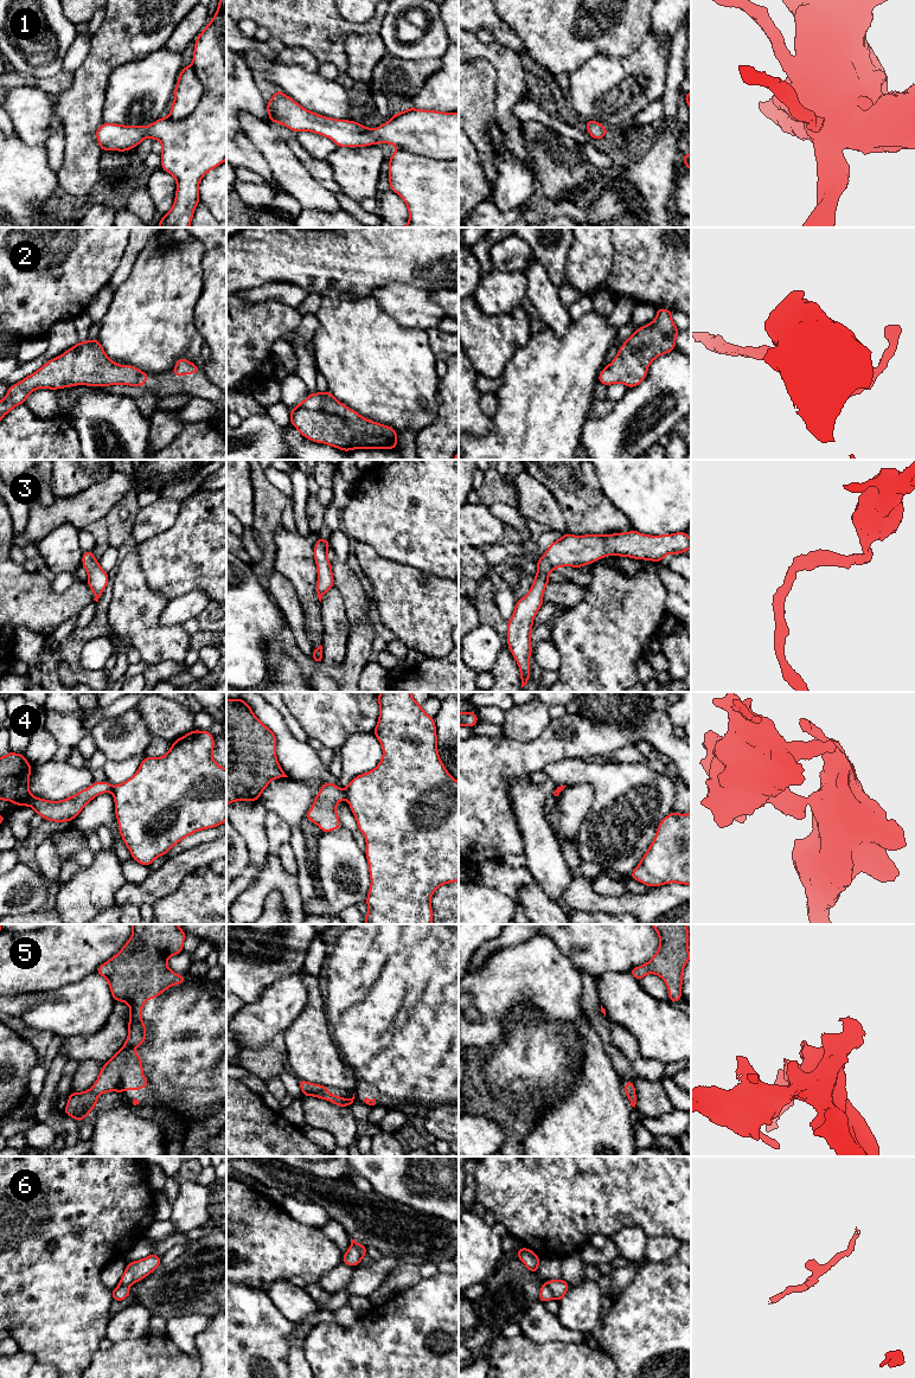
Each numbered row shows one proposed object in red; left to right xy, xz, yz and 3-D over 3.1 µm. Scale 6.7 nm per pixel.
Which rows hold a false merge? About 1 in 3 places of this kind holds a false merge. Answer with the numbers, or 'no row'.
4, 6

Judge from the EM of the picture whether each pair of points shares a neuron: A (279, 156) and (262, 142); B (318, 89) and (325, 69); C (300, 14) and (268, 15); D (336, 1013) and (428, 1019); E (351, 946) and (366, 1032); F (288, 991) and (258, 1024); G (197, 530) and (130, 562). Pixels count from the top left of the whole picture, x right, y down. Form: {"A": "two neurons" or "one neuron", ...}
{"A": "one neuron", "B": "two neurons", "C": "one neuron", "D": "one neuron", "E": "one neuron", "F": "one neuron", "G": "two neurons"}

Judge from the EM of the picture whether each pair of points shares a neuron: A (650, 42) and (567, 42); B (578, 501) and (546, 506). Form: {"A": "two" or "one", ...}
{"A": "two", "B": "two"}

